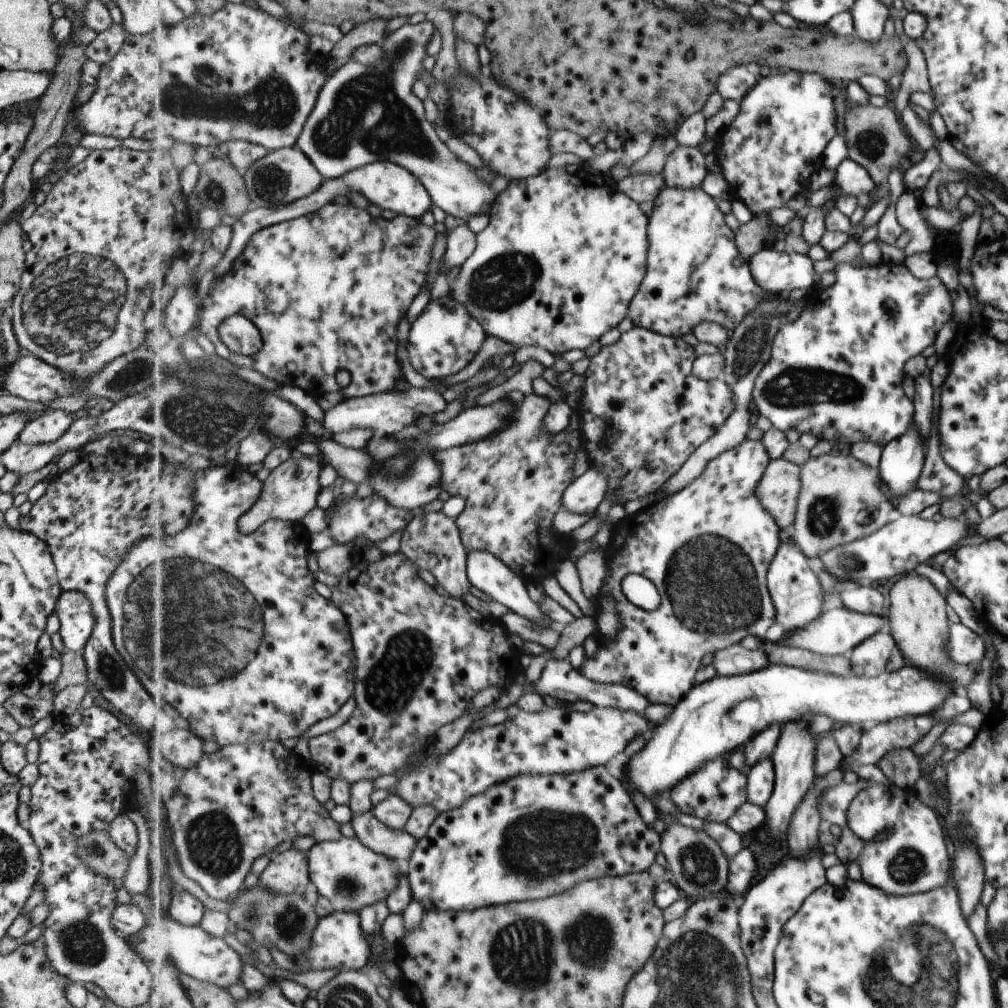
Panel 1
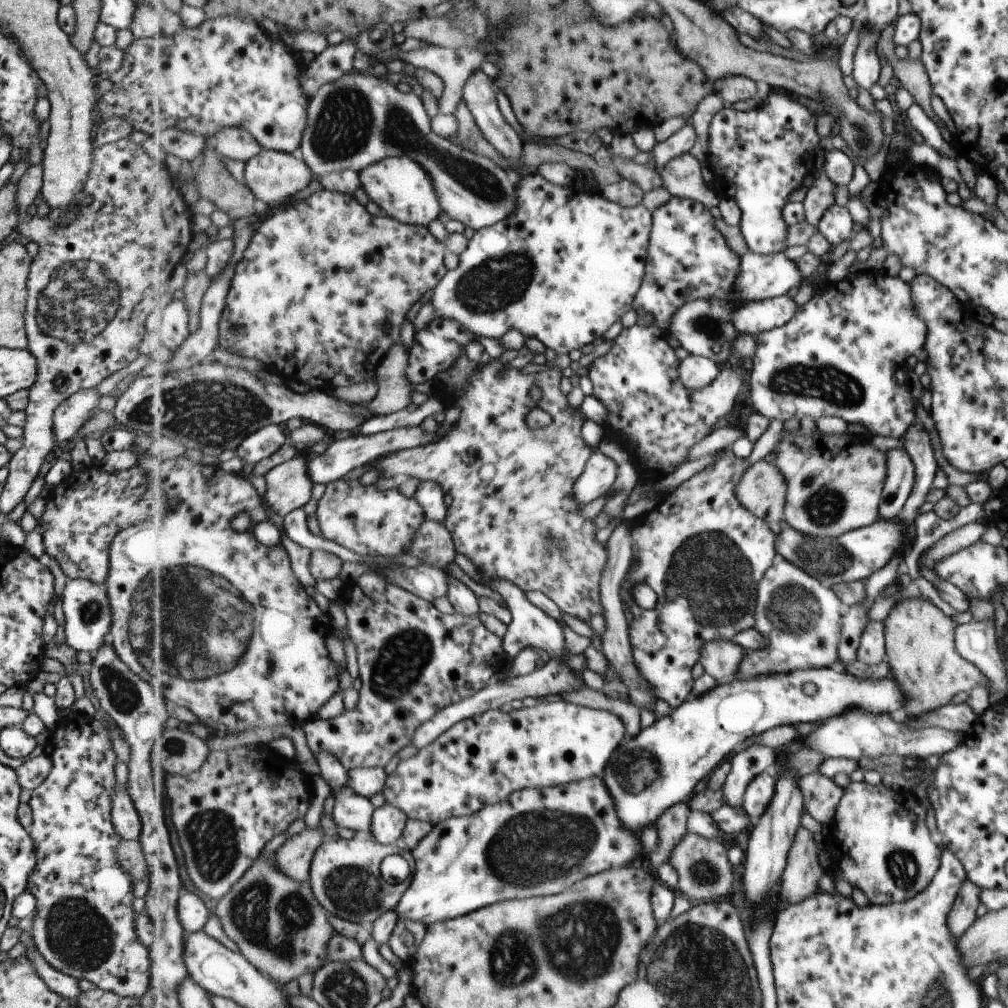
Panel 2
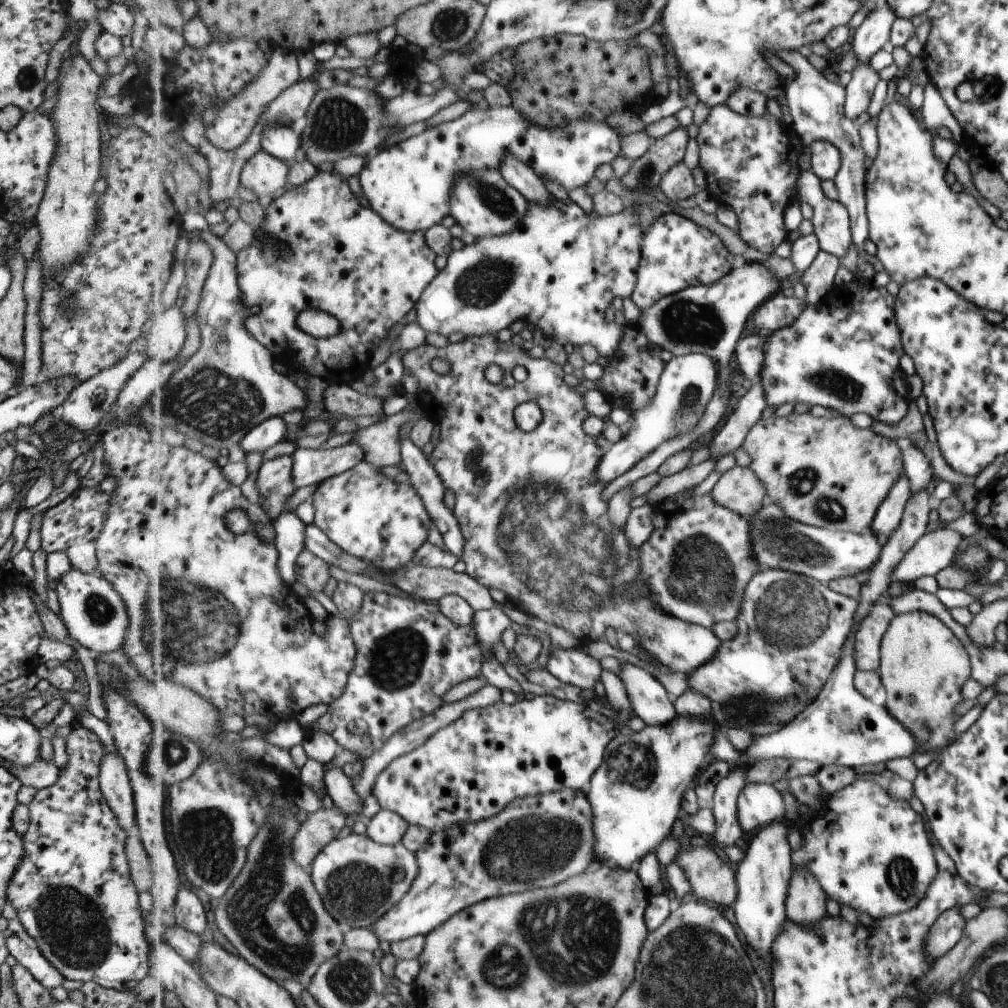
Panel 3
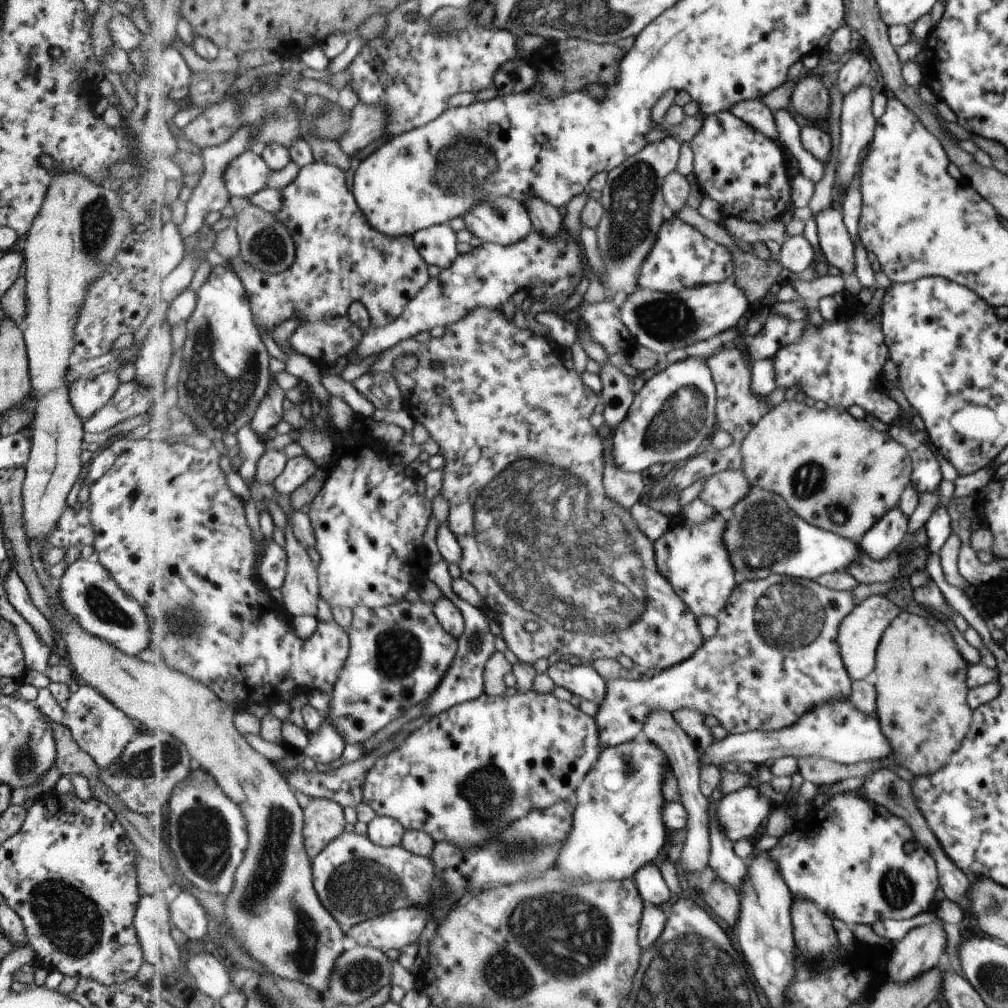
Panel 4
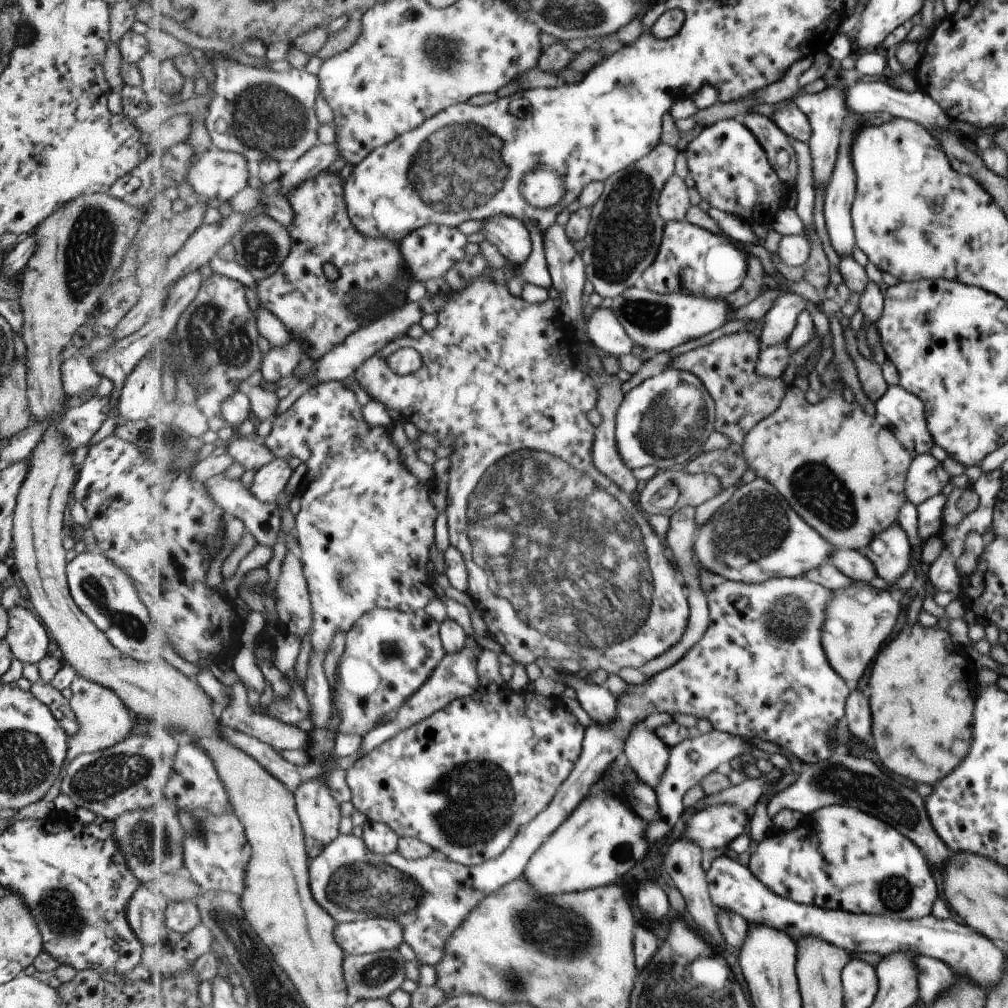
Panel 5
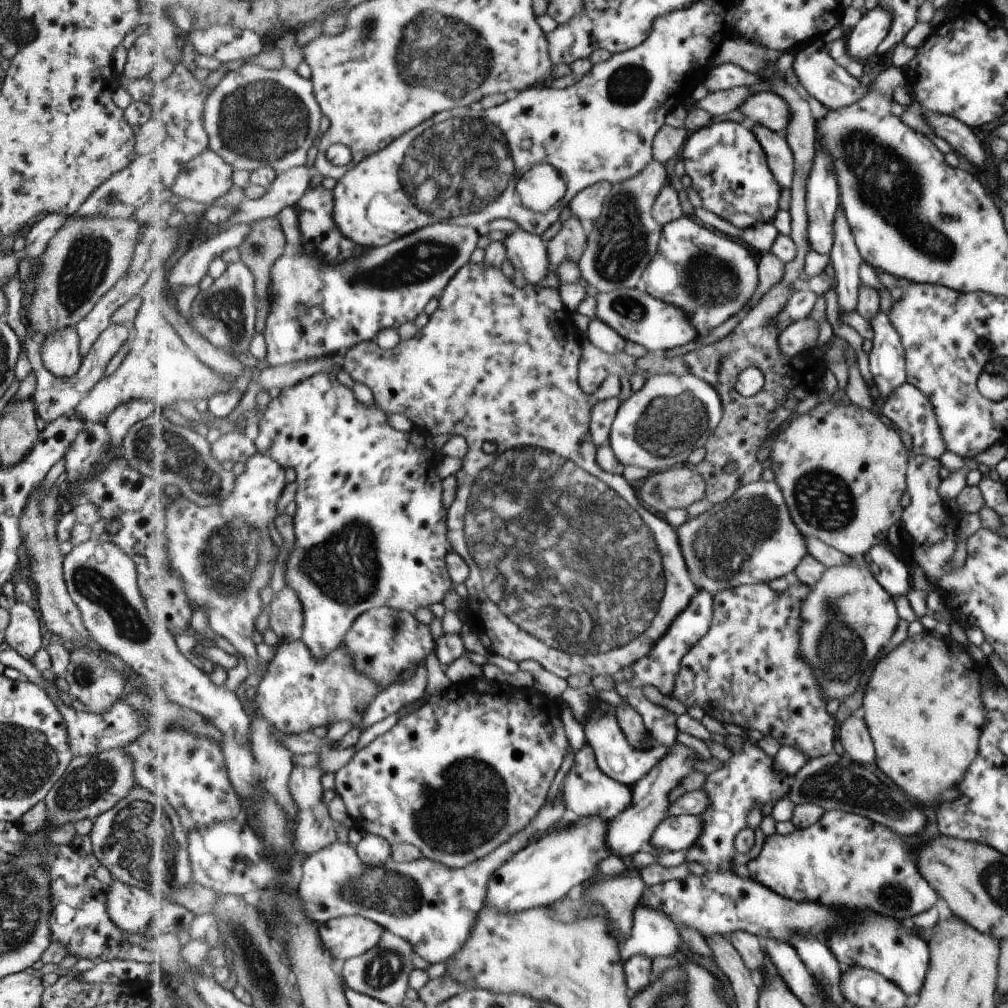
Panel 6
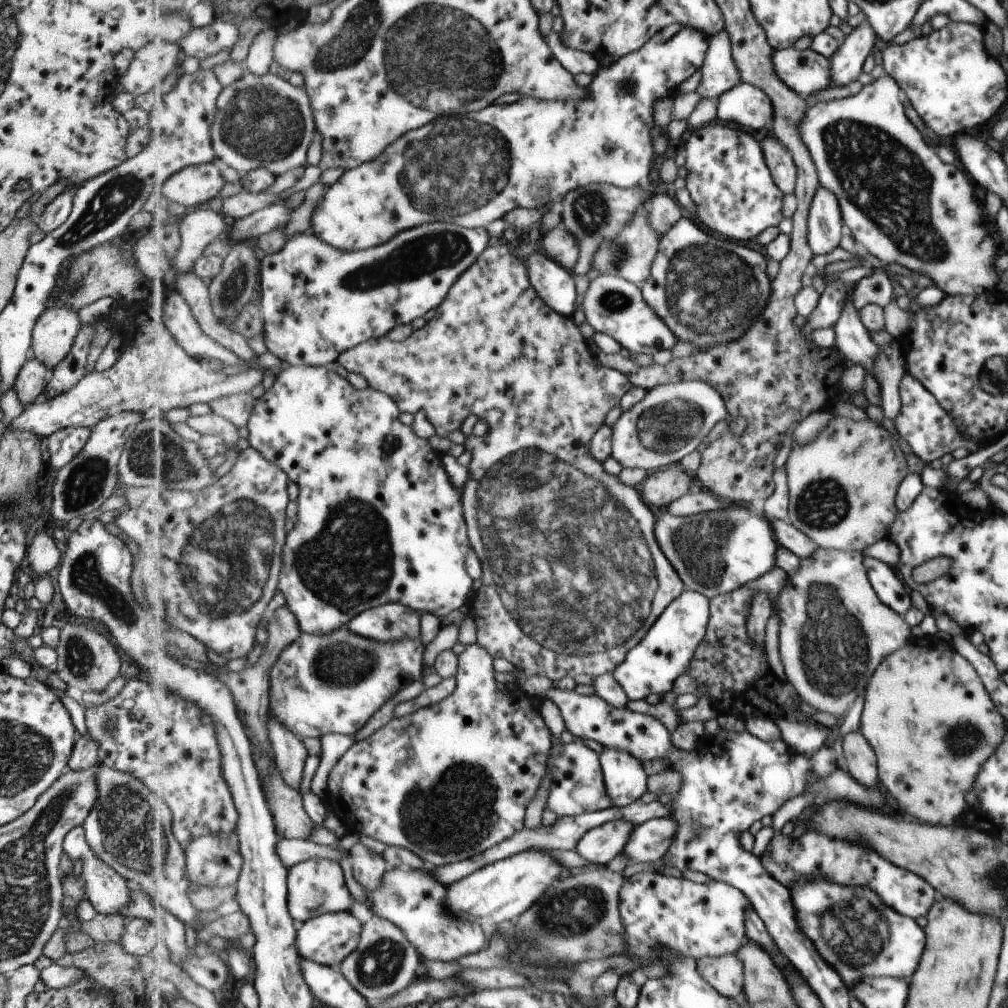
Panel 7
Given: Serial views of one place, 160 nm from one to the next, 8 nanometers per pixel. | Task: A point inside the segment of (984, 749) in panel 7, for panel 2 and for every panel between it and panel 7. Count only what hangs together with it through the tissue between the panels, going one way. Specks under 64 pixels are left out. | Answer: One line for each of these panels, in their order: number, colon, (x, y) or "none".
2: (920, 640)
3: (923, 665)
4: (920, 688)
5: (920, 701)
6: (922, 707)

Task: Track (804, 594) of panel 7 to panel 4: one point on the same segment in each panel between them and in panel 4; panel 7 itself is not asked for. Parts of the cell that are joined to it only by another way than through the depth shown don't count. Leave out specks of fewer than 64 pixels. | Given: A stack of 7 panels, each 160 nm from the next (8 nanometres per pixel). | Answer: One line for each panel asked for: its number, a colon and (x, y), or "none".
4: (859, 632)
5: (859, 618)
6: (848, 617)

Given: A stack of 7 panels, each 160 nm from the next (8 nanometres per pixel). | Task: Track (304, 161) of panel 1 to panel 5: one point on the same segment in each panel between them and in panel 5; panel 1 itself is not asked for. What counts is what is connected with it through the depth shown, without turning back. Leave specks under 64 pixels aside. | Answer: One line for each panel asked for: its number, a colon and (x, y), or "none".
2: (273, 176)
3: (264, 174)
4: (248, 175)
5: (222, 174)

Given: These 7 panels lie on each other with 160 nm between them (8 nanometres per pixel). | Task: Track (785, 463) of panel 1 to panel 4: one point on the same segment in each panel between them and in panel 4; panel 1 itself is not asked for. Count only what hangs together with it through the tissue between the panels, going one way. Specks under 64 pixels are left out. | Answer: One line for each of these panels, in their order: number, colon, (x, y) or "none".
2: (764, 490)
3: (741, 489)
4: (723, 490)

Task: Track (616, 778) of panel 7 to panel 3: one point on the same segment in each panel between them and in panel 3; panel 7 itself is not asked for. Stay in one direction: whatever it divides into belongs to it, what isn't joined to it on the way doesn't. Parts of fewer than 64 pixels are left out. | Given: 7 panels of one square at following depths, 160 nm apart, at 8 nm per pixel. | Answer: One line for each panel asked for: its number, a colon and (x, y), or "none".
3: (573, 666)
4: (584, 681)
5: (601, 705)
6: (616, 756)

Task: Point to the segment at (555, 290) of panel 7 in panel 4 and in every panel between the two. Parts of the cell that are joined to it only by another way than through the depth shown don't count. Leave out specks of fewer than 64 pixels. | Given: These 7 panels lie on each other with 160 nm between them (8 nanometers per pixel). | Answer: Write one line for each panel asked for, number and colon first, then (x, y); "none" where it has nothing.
4: (504, 221)
5: (511, 236)
6: (526, 252)

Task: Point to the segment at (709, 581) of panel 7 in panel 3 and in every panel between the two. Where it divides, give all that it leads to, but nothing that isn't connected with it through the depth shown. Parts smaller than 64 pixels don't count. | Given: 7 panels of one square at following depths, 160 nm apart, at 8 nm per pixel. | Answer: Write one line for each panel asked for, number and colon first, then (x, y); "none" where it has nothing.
3: (780, 542)
4: (765, 535)
5: (757, 535)
6: (752, 538)

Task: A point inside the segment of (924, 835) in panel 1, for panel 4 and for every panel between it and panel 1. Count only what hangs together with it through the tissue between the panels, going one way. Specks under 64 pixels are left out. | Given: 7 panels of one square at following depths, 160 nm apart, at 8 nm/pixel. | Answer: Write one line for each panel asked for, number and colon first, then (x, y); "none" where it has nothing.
2: (880, 844)
3: (868, 850)
4: (852, 863)

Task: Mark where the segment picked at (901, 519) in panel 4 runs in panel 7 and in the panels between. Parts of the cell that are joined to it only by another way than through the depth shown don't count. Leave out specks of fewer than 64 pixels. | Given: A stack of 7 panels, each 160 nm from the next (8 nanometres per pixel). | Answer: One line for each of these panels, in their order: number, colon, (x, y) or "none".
5: (889, 552)
6: (890, 572)
7: (884, 579)

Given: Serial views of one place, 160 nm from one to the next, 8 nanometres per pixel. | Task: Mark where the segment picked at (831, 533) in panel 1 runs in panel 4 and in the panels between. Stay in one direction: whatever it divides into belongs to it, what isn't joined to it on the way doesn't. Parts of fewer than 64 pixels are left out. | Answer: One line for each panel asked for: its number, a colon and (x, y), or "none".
2: (834, 485)
3: (823, 472)
4: (836, 472)

